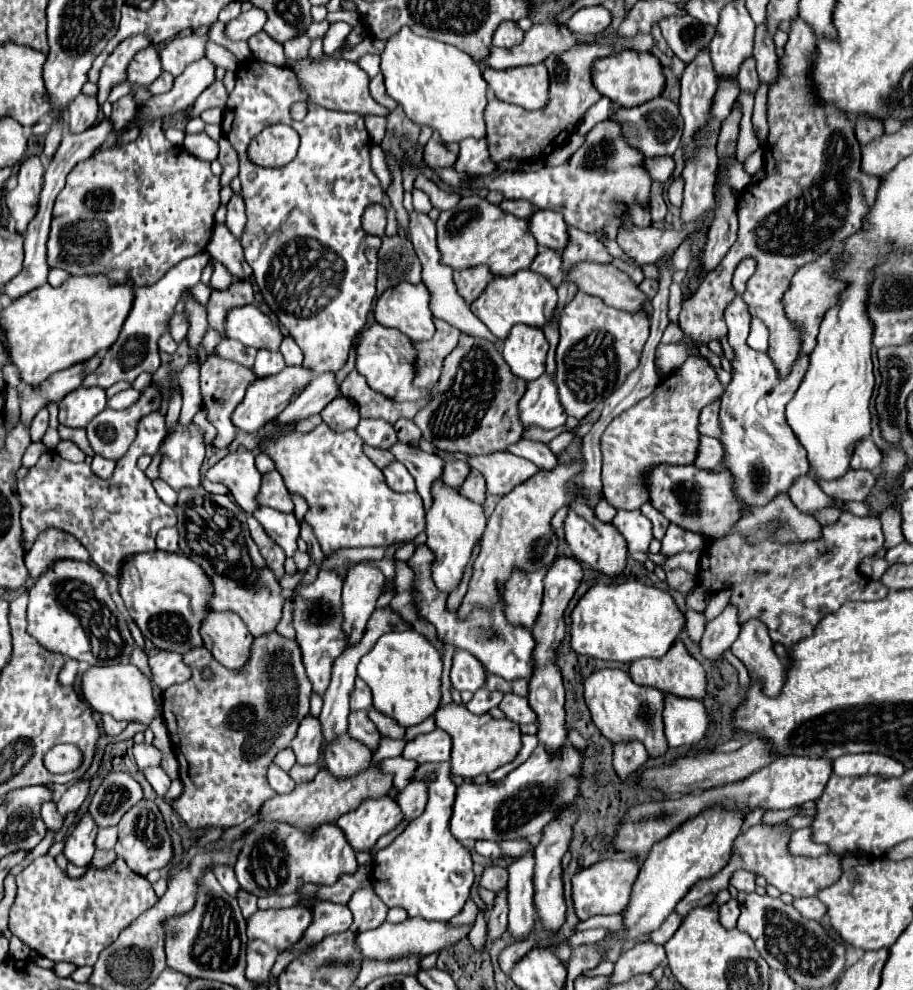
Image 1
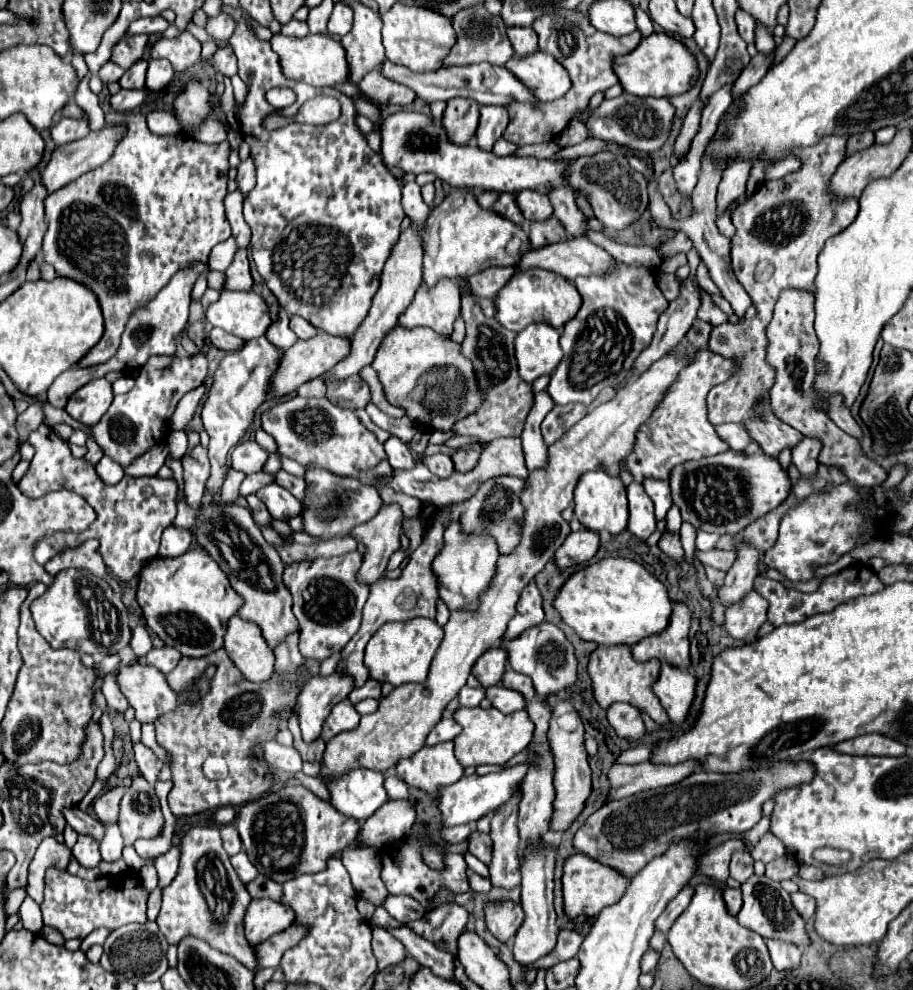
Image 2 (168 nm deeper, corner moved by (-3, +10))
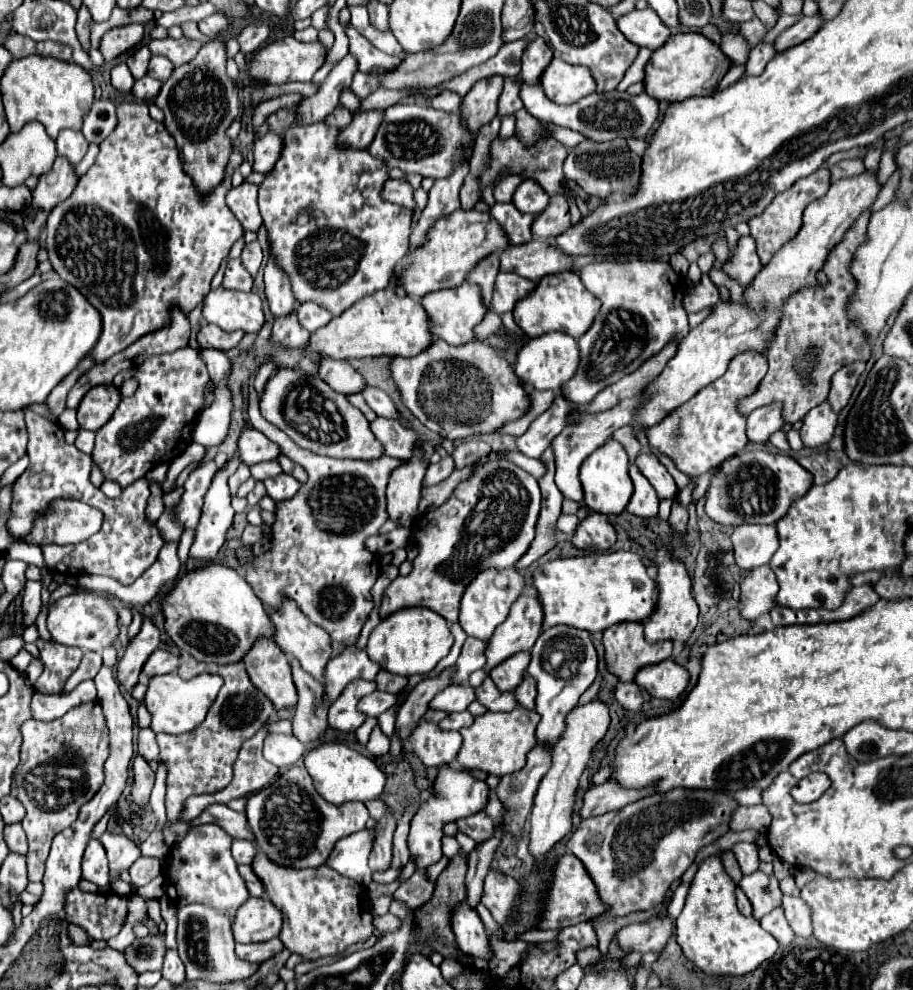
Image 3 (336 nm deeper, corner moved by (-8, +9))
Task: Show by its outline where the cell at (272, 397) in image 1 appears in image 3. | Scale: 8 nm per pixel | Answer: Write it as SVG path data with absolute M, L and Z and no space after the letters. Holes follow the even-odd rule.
M393 289L375 291L369 297L359 299L339 317L329 321L325 327L317 329L311 335L311 345L305 355L317 365L321 355L333 359L353 359L353 357L371 357L371 355L389 355L389 357L413 357L425 351L435 341L435 335L429 327L429 317L419 301L405 293Z

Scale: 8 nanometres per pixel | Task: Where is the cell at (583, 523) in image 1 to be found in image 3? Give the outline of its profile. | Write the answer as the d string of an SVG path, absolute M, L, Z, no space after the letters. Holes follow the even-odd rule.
M609 439L601 447L597 447L593 455L589 455L589 459L585 459L585 463L581 465L579 475L585 491L585 505L591 511L613 515L613 513L621 513L627 507L633 493L633 485L629 479L629 457L625 453L625 447L619 441Z

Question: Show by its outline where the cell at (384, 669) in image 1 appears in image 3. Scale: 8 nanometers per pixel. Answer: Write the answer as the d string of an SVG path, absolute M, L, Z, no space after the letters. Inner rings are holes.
M405 607L381 619L381 623L371 631L367 641L367 651L371 659L377 659L383 669L397 675L427 675L435 665L447 657L453 645L453 635L449 623L435 611L425 607Z

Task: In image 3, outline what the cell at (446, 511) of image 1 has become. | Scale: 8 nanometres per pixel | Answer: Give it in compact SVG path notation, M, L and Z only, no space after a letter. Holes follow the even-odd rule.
M513 567L505 569L505 571L497 571L497 569L481 571L481 575L477 575L477 579L473 579L473 583L469 583L469 587L465 589L465 595L461 599L459 623L461 623L463 631L469 637L475 637L481 641L489 639L489 635L493 635L497 625L501 625L507 619L511 605L517 601L517 597L521 597L523 591L525 591L525 581L521 575L517 575L517 571L513 571Z

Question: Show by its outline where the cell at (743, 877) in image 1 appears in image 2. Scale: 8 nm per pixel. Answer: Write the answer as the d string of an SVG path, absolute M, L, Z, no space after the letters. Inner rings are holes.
M746 850L734 852L732 860L730 860L730 876L742 884L752 874L754 874L754 860L752 860L752 856Z

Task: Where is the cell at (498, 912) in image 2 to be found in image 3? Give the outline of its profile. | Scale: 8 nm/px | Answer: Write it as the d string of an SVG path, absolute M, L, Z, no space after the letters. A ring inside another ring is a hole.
M491 869L485 877L485 885L483 885L483 897L481 903L491 911L493 919L503 925L507 923L509 917L513 917L515 911L515 901L519 897L519 883L511 877L505 875L497 869Z

